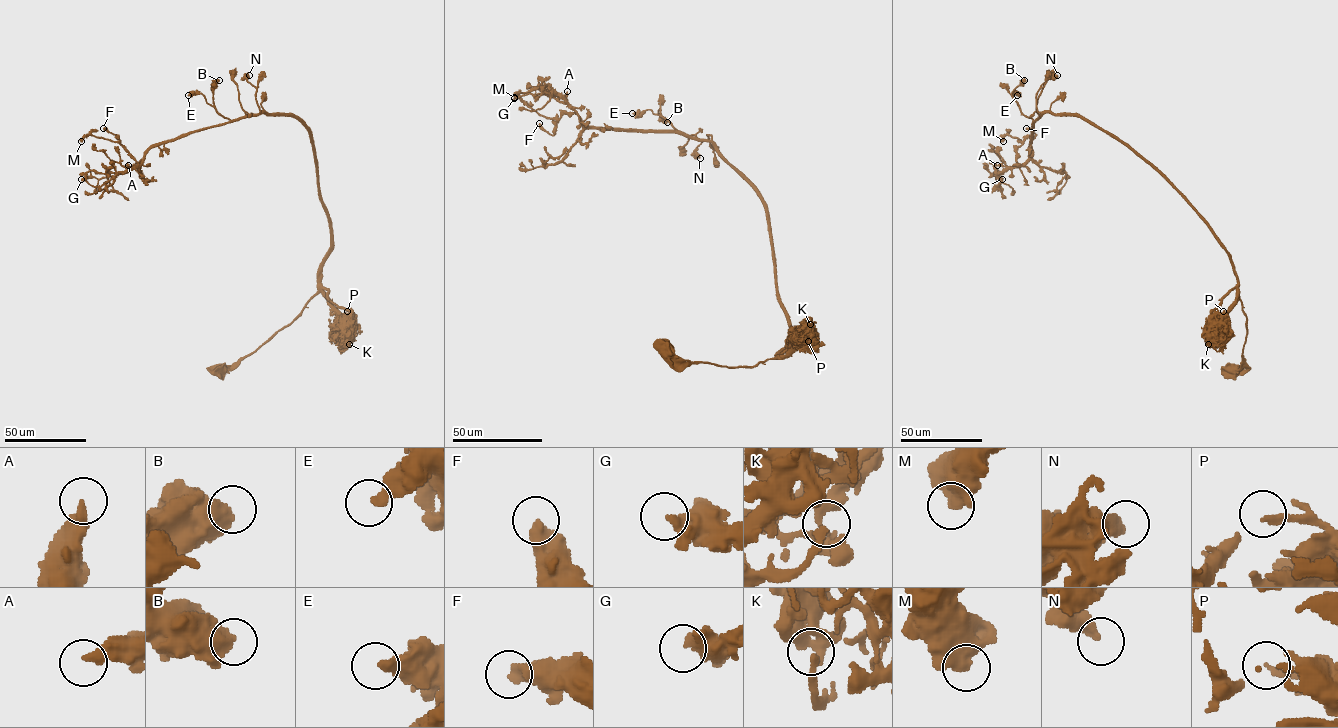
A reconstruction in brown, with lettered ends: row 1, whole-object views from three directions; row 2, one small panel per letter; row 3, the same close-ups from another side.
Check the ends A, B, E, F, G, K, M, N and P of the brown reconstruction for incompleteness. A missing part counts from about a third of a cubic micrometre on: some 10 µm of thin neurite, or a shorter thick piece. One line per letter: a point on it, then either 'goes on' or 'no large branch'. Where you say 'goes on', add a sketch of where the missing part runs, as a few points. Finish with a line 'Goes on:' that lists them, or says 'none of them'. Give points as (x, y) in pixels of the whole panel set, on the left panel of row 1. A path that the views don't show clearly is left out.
A: at (128, 165); no large branch
B: at (219, 80); no large branch
E: at (188, 95); no large branch
F: at (103, 128); no large branch
G: at (81, 179); no large branch
K: at (349, 344); no large branch
M: at (81, 141); no large branch
N: at (249, 75); no large branch
P: at (347, 311); no large branch
Goes on: none of them

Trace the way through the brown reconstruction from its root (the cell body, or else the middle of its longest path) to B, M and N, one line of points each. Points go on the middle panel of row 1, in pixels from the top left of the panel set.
B: (668, 351), (753, 367), (786, 346), (790, 320), (759, 195), (711, 143), (685, 136), (660, 107), (667, 122)
M: (668, 351), (753, 367), (786, 346), (759, 195), (708, 141), (585, 127), (514, 98)
N: (668, 351), (690, 362), (753, 367), (777, 356), (790, 339), (760, 196), (710, 135), (697, 147), (700, 158)

